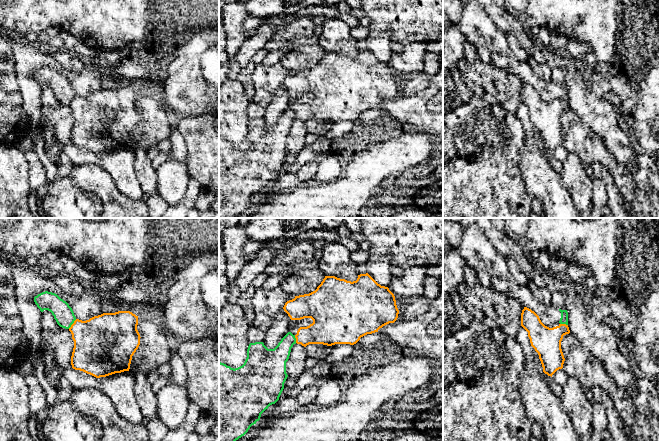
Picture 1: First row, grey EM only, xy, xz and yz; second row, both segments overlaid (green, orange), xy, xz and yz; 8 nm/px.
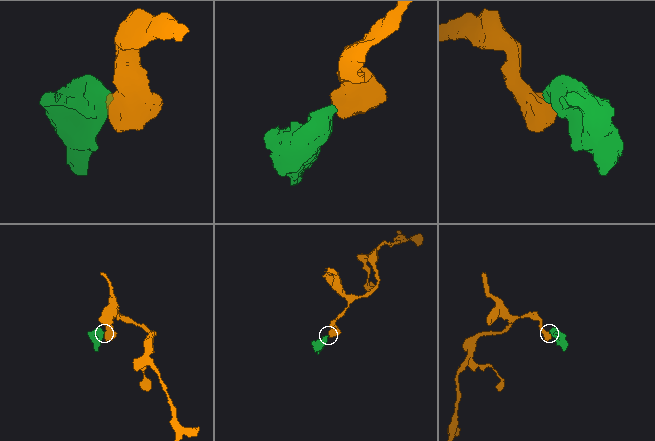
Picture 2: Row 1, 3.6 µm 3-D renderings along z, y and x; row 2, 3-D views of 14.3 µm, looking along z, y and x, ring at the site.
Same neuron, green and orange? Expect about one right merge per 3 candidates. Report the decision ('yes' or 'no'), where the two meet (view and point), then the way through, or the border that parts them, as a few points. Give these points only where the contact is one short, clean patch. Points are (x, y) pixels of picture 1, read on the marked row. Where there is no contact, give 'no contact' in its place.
no | xy (72, 323) | along xy (76, 319), (68, 328)

